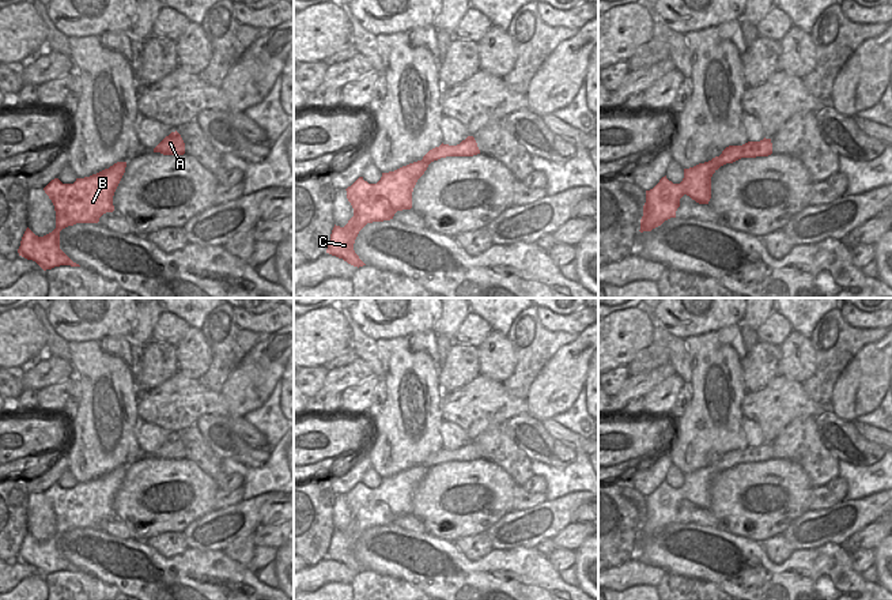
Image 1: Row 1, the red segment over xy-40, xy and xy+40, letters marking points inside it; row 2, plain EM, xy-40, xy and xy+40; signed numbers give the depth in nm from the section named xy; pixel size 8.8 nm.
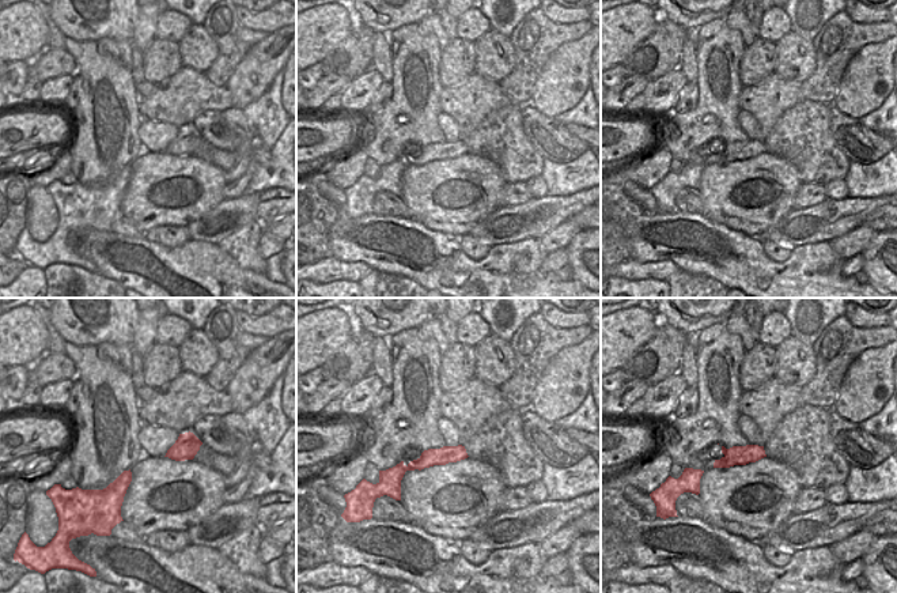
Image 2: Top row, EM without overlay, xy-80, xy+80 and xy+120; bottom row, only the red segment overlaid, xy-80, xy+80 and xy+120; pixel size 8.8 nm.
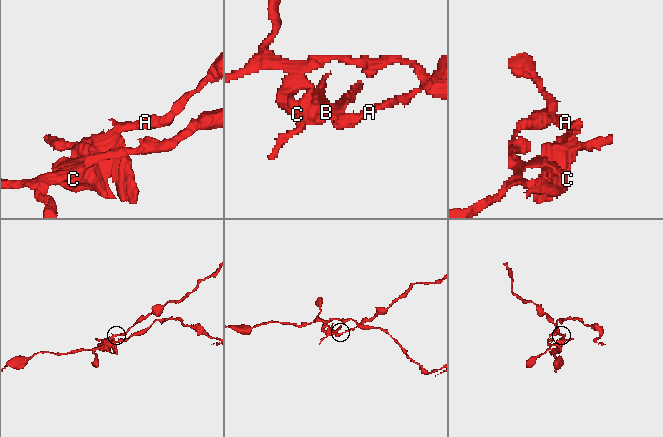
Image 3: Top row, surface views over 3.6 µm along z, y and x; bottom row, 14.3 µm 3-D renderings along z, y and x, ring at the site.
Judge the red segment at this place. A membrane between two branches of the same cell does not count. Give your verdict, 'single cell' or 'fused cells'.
fused cells

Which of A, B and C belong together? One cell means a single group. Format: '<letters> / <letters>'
A / B C

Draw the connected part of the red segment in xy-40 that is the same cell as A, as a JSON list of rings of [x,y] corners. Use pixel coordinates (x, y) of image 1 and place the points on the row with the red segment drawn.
[[[175,131],[166,136],[155,148],[154,152],[160,152],[163,155],[184,155],[185,143],[181,135]]]

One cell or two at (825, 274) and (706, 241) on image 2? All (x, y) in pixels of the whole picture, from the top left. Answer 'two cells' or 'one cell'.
one cell

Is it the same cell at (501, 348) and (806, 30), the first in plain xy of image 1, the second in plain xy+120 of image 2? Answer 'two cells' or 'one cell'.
two cells

